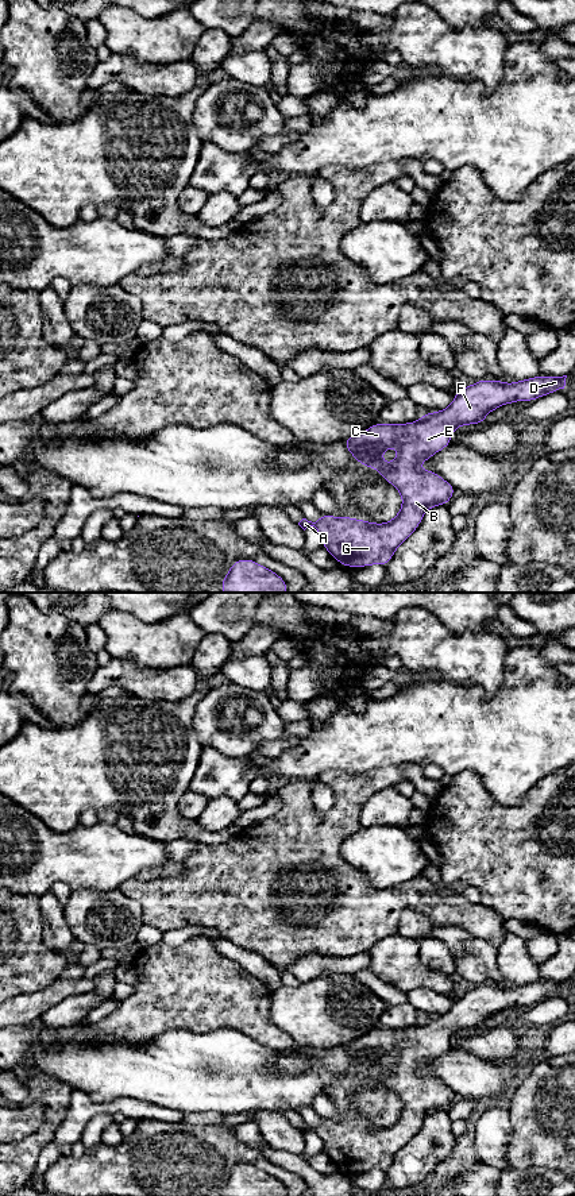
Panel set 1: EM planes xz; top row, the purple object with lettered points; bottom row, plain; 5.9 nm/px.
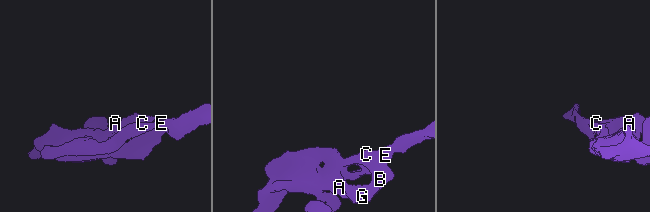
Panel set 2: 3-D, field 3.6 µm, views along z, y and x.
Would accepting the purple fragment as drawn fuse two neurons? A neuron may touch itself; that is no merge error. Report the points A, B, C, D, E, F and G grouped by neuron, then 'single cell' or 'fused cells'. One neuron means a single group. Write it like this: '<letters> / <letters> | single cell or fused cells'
A B C D E F G | single cell

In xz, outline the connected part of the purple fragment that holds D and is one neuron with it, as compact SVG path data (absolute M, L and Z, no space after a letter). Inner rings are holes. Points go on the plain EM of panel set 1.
M536 980L529 984L505 988L499 984L479 984L467 992L460 992L448 1012L440 1016L425 1018L420 1025L408 1029L381 1029L377 1027L368 1034L347 1042L343 1049L352 1058L352 1062L364 1072L375 1073L390 1089L402 1100L402 1111L398 1119L389 1127L375 1129L359 1123L333 1122L321 1119L316 1127L302 1123L298 1130L305 1135L313 1131L323 1141L323 1151L341 1169L347 1172L367 1172L371 1169L386 1170L395 1154L417 1134L424 1118L437 1110L447 1110L456 1093L444 1085L435 1076L421 1076L418 1069L428 1065L436 1057L451 1049L451 1039L460 1030L485 1029L487 1018L497 1012L517 1007L533 1006L549 998L555 998L566 991L563 981ZM391 1052L398 1053L397 1062L391 1069L383 1066L381 1060Z

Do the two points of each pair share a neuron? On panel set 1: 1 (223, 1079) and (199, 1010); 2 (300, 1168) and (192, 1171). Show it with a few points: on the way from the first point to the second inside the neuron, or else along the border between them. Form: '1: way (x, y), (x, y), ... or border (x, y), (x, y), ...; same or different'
1: border (173, 1030), (208, 1031), (234, 1029), (236, 1031); different
2: border (257, 1150), (270, 1161), (296, 1172), (305, 1181); different

